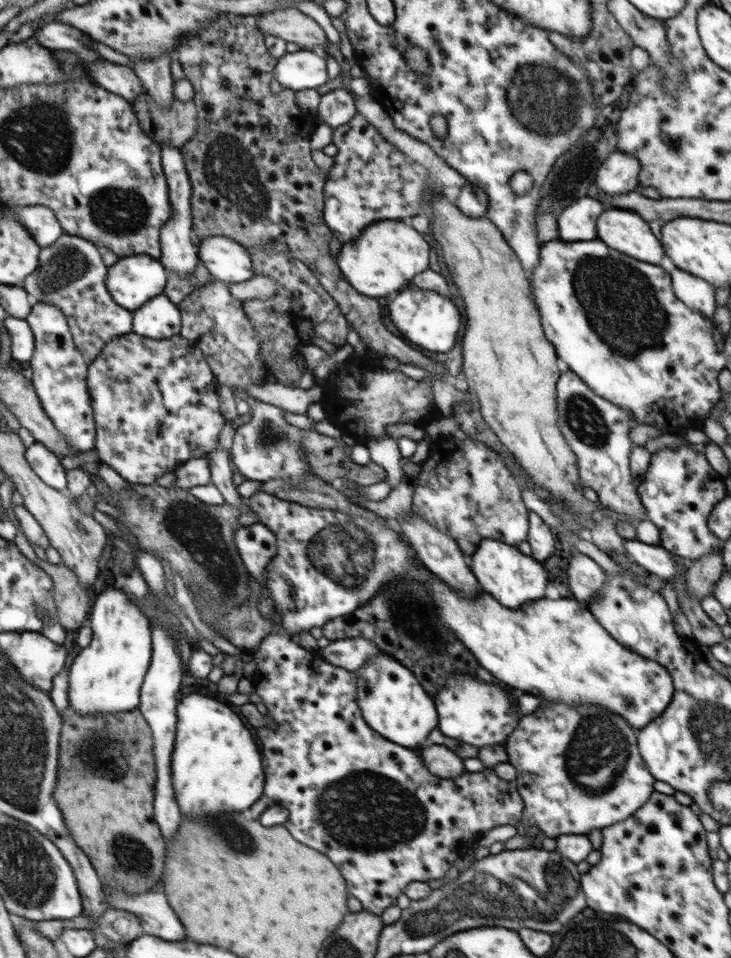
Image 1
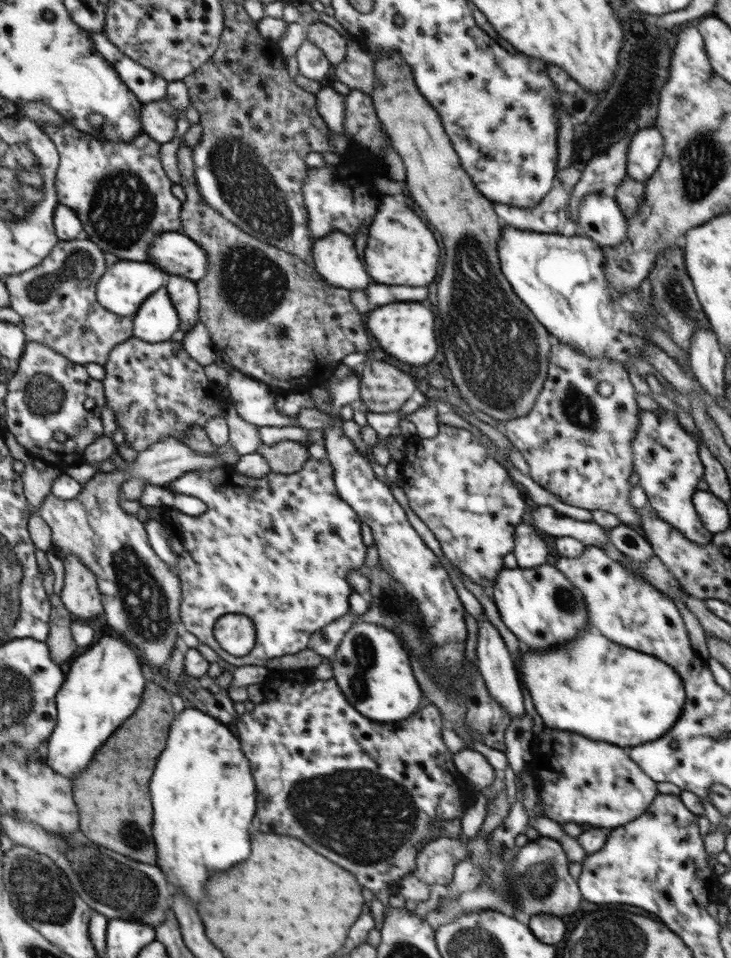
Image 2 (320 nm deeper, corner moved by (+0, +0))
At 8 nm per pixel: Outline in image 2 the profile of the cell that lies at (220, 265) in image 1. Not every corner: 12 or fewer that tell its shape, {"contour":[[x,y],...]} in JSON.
{"contour":[[178,231],[154,240],[146,262],[196,283],[206,250]]}

